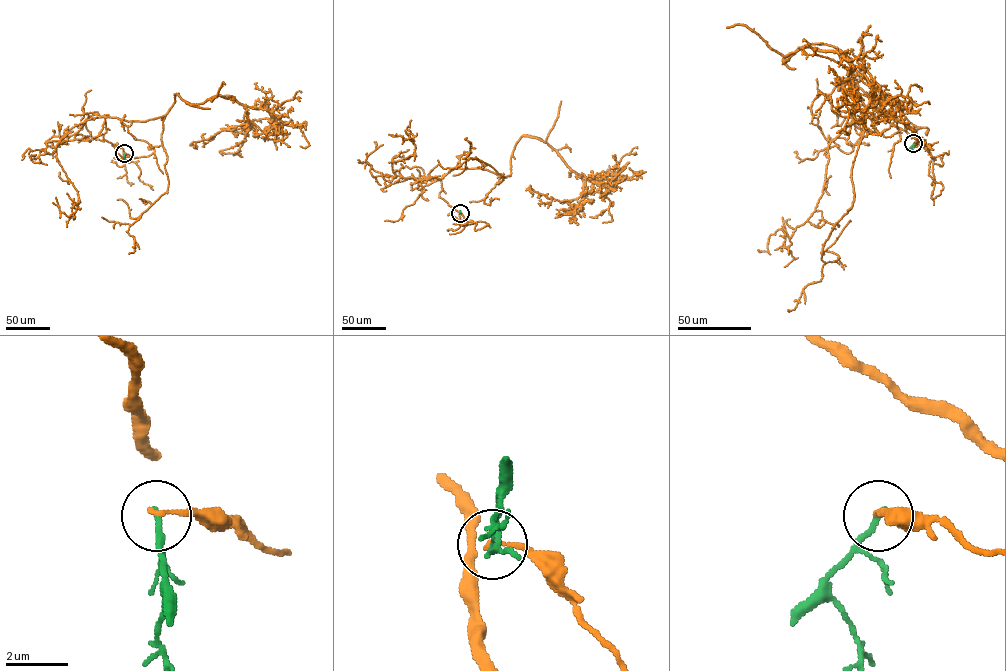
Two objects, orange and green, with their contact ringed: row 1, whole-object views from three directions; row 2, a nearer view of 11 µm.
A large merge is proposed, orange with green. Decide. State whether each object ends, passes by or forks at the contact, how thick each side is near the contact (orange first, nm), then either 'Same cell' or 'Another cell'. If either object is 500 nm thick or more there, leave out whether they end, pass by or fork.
At the ring orange ends. At the ring green ends. Thickness 160 nm (orange) against 200 nm. Another cell

